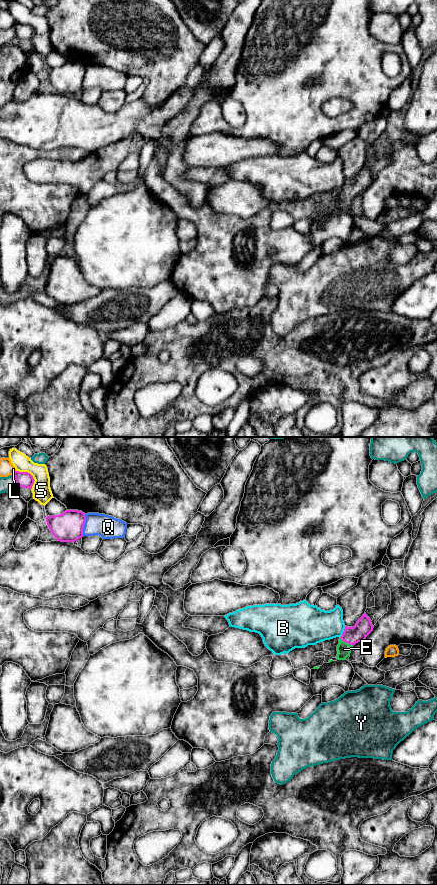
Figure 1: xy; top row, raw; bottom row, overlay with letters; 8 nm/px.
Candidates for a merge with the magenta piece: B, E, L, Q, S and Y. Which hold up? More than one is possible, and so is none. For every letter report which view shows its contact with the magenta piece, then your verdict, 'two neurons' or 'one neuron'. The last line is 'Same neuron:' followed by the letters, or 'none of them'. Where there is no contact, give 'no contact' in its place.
B: xy | two neurons
E: xy | one neuron
L: no contact | two neurons
Q: xy | two neurons
S: xy | two neurons
Y: xy | two neurons
Same neuron: E

